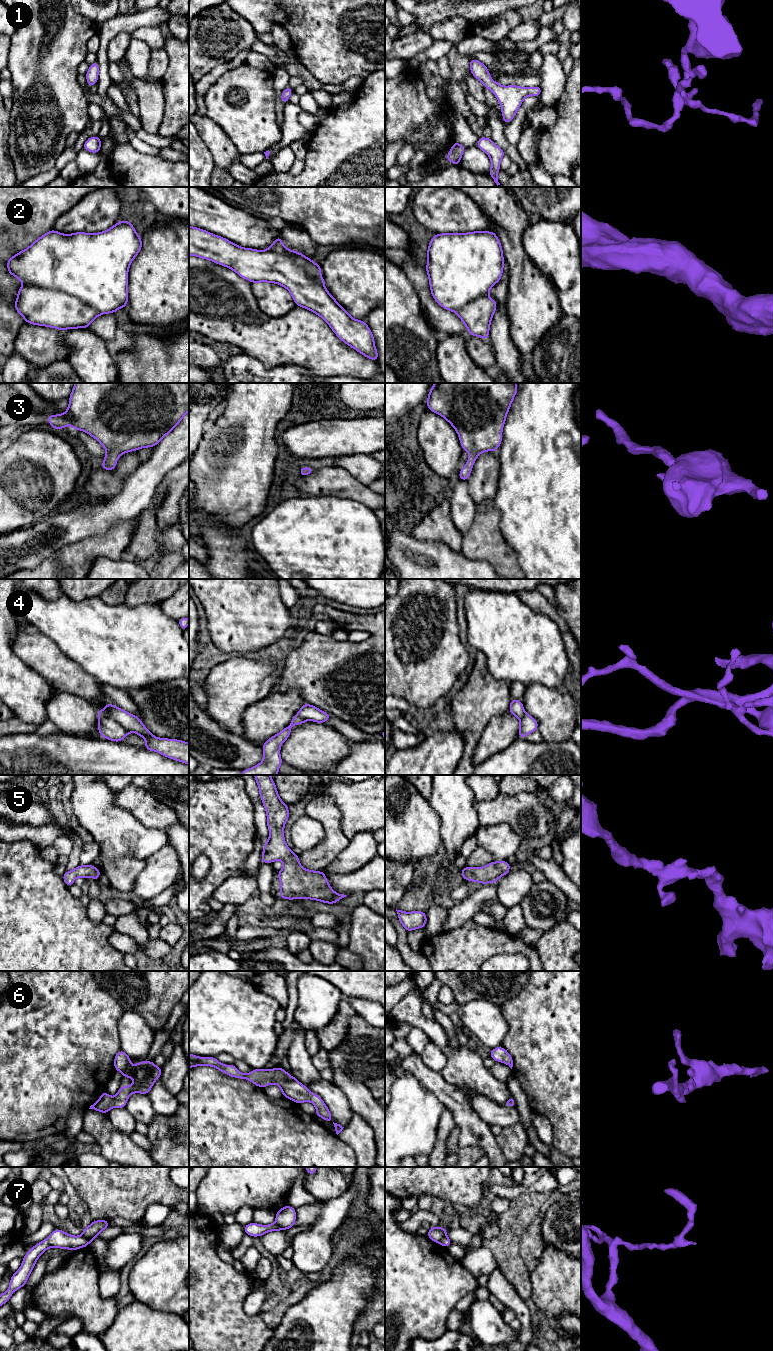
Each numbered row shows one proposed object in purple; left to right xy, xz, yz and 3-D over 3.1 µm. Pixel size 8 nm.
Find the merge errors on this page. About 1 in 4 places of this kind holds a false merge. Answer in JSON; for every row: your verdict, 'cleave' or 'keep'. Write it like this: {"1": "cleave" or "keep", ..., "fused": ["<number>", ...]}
{"1": "keep", "2": "keep", "3": "keep", "4": "keep", "5": "keep", "6": "keep", "7": "cleave", "fused": ["7"]}

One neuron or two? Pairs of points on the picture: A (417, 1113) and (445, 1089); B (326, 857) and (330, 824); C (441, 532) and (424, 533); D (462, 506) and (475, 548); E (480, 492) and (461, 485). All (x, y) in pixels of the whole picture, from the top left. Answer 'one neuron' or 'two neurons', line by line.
A: two neurons
B: one neuron
C: one neuron
D: two neurons
E: two neurons

